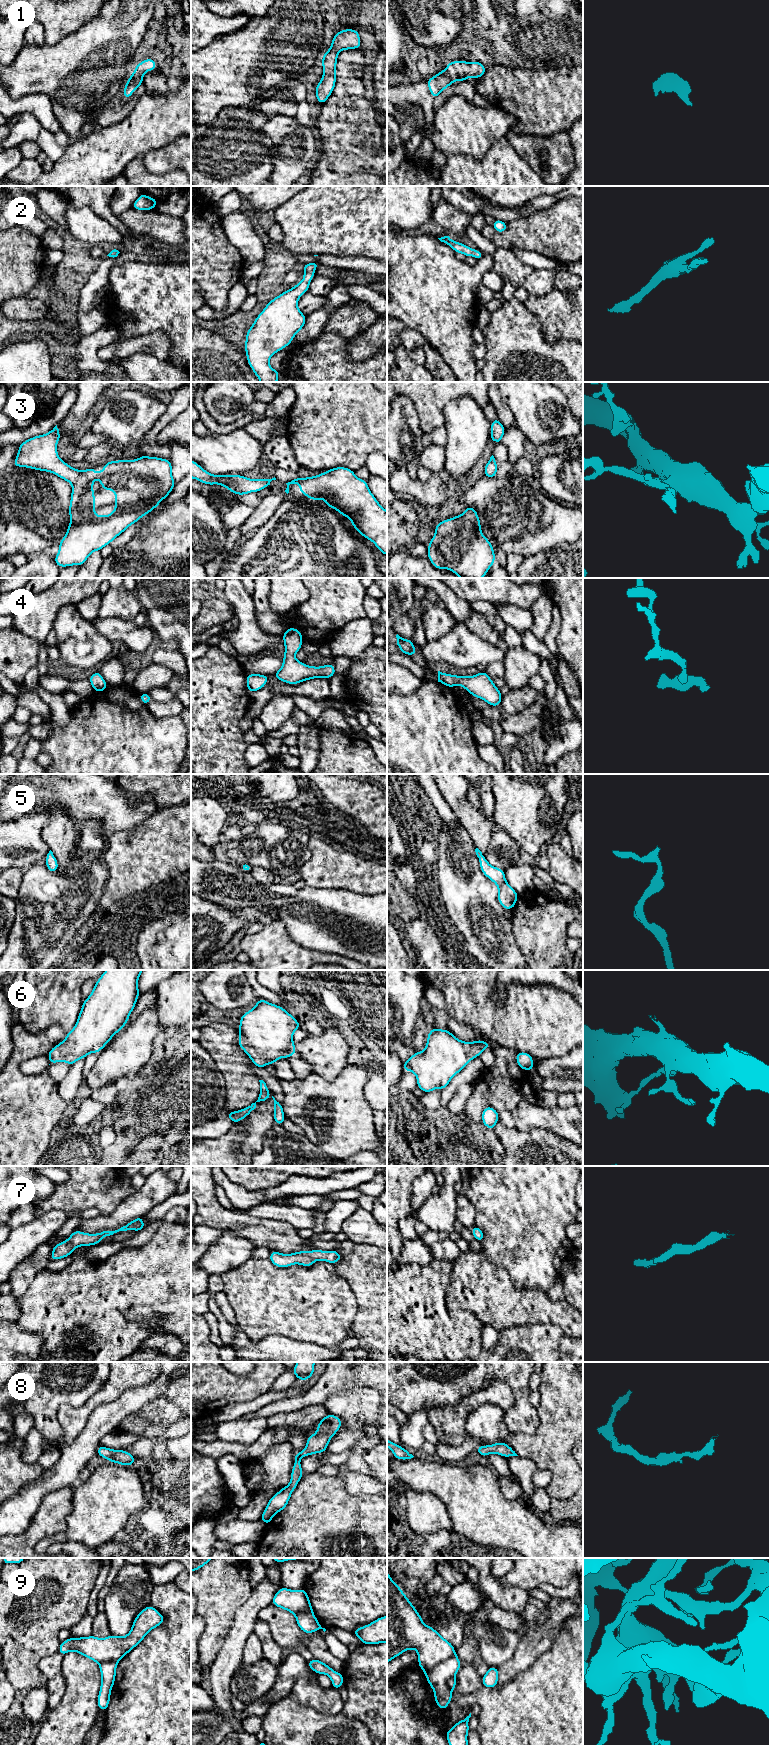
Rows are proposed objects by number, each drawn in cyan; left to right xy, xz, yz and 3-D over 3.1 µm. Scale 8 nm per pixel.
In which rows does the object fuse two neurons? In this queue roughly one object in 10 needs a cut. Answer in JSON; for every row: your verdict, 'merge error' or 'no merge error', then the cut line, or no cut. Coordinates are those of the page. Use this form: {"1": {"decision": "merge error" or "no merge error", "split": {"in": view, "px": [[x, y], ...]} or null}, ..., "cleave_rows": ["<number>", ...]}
{"1": {"decision": "no merge error", "split": null}, "2": {"decision": "no merge error", "split": null}, "3": {"decision": "no merge error", "split": null}, "4": {"decision": "no merge error", "split": null}, "5": {"decision": "no merge error", "split": null}, "6": {"decision": "no merge error", "split": null}, "7": {"decision": "no merge error", "split": null}, "8": {"decision": "no merge error", "split": null}, "9": {"decision": "merge error", "split": {"in": "yz", "px": [[455, 1653], [440, 1661], [427, 1679]]}}, "cleave_rows": ["9"]}

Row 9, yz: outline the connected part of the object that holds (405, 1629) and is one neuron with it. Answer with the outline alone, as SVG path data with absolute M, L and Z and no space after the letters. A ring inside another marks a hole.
M387 1572L387 1663L409 1649L417 1651L418 1665L424 1671L426 1680L437 1664L455 1654L455 1648L449 1641L423 1623L417 1609Z

